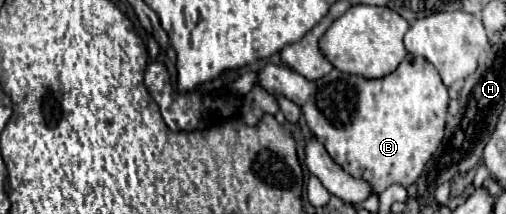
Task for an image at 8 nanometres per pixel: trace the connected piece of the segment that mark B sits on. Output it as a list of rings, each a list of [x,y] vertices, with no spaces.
[[[406,55],[406,59],[398,65],[396,71],[392,71],[392,73],[388,73],[388,75],[384,75],[384,77],[380,77],[380,79],[364,79],[364,77],[360,77],[360,75],[342,73],[342,71],[338,71],[338,69],[332,69],[328,75],[324,75],[324,77],[316,79],[316,81],[308,81],[308,79],[304,79],[300,73],[296,73],[296,71],[290,69],[290,67],[284,67],[284,65],[266,65],[266,67],[258,73],[258,85],[262,85],[262,87],[264,87],[268,93],[272,93],[274,97],[282,95],[282,97],[294,101],[294,103],[302,109],[302,113],[304,113],[304,117],[306,117],[306,123],[308,123],[310,131],[314,133],[314,137],[326,147],[328,155],[330,155],[338,165],[342,165],[342,169],[344,169],[346,173],[350,173],[350,175],[354,175],[354,177],[366,179],[366,181],[374,187],[374,193],[376,193],[376,195],[380,195],[386,187],[390,187],[390,185],[394,185],[394,183],[400,183],[400,185],[404,185],[404,187],[410,187],[410,185],[420,177],[424,165],[430,161],[432,153],[436,151],[436,147],[440,145],[440,141],[442,141],[442,137],[444,137],[444,123],[446,123],[446,111],[448,111],[448,89],[446,89],[446,85],[442,83],[442,79],[440,79],[436,67],[434,67],[430,61],[426,61],[424,57]]]

